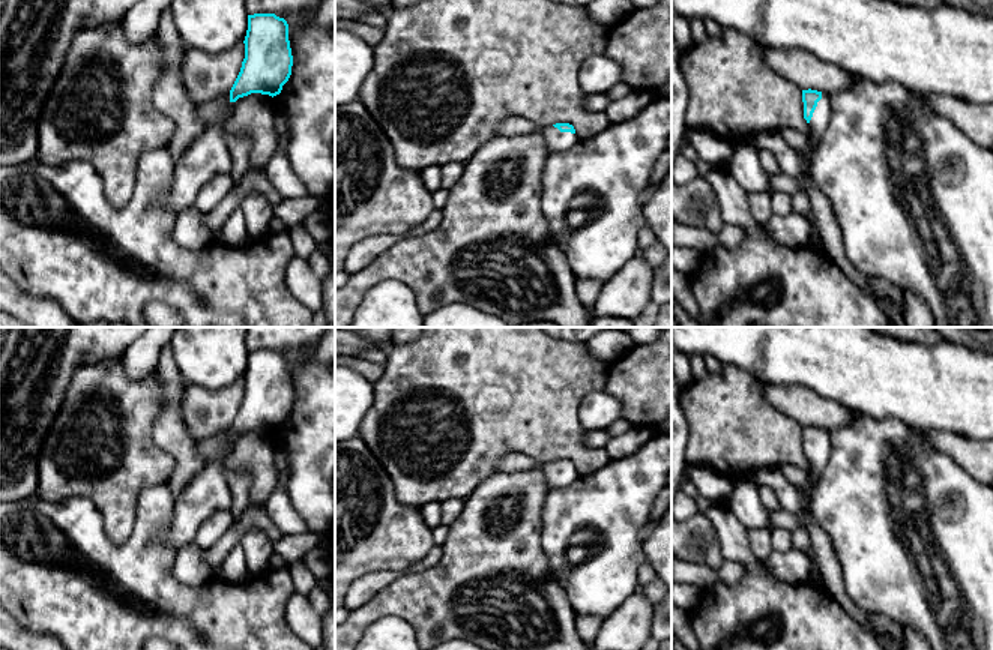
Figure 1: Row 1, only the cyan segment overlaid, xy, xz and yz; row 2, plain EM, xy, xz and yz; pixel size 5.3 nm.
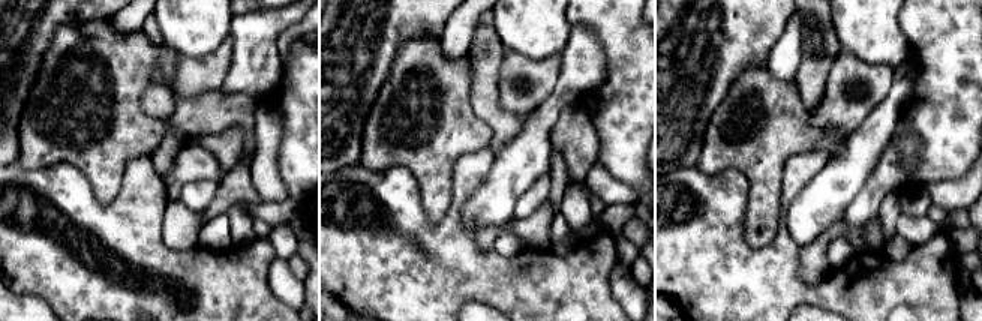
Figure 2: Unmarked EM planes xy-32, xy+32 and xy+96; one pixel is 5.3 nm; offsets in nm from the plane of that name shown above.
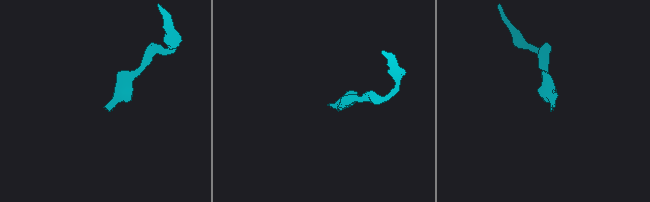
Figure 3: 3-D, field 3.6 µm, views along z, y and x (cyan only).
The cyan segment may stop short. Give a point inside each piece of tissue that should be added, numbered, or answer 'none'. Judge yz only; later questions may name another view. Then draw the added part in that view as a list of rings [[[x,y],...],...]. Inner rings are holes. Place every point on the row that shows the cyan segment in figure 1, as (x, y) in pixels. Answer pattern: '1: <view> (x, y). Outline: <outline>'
1: yz (817, 125). Outline: [[[823,93],[808,123],[811,137],[807,138],[807,147],[811,158],[814,158],[817,152],[817,147],[828,128],[829,119],[831,119],[829,96]]]

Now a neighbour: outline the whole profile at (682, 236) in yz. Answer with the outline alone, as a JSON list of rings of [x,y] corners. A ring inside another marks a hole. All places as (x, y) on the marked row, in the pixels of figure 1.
[[[673,221],[672,245],[676,248],[691,248],[702,254],[706,254],[718,245],[718,234],[712,233],[708,228],[699,228]]]

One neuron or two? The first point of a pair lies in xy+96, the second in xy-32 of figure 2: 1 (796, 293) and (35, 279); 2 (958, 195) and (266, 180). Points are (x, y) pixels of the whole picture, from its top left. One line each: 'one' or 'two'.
1: one
2: one

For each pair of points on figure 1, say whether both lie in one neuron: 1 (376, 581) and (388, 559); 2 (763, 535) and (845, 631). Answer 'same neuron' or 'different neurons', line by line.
1: different neurons
2: different neurons

